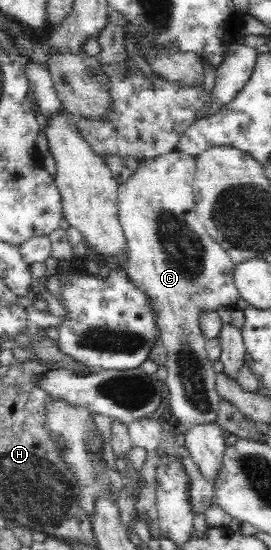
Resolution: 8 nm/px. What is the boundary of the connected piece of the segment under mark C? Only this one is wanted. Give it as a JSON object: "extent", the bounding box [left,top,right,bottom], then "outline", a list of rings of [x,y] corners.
{"extent":[118,149,239,432],"outline":[[[177,149],[167,155],[161,155],[157,158],[141,161],[137,169],[137,173],[135,173],[135,175],[133,175],[127,183],[123,183],[123,185],[120,185],[118,188],[118,218],[120,219],[120,226],[124,231],[127,247],[129,247],[129,256],[131,256],[129,257],[128,274],[131,276],[133,281],[140,281],[140,283],[142,283],[142,287],[148,291],[148,294],[152,299],[153,307],[156,308],[161,345],[163,345],[163,347],[165,347],[168,351],[162,377],[169,387],[169,408],[173,414],[173,416],[171,416],[172,424],[181,432],[191,430],[192,427],[195,426],[206,426],[209,424],[218,425],[219,410],[223,401],[216,393],[216,372],[213,369],[212,361],[207,358],[207,352],[205,352],[206,339],[202,334],[201,328],[199,328],[199,311],[201,311],[202,308],[216,310],[218,307],[223,307],[229,303],[236,303],[239,297],[237,288],[235,287],[233,281],[233,261],[224,251],[224,248],[219,246],[219,243],[213,241],[213,238],[209,235],[209,233],[207,233],[207,230],[203,227],[203,225],[201,225],[201,222],[197,217],[194,206],[196,204],[196,189],[193,186],[195,173],[196,156],[187,154]]]}

